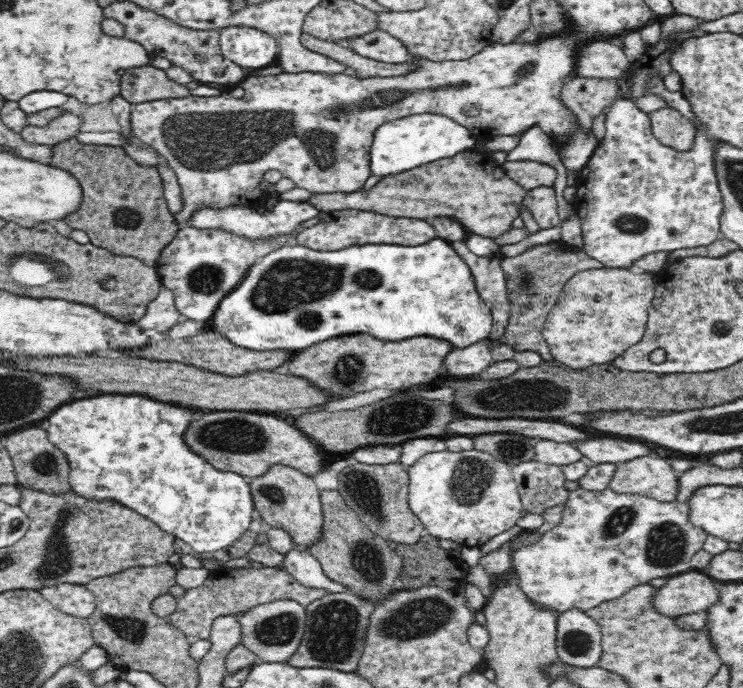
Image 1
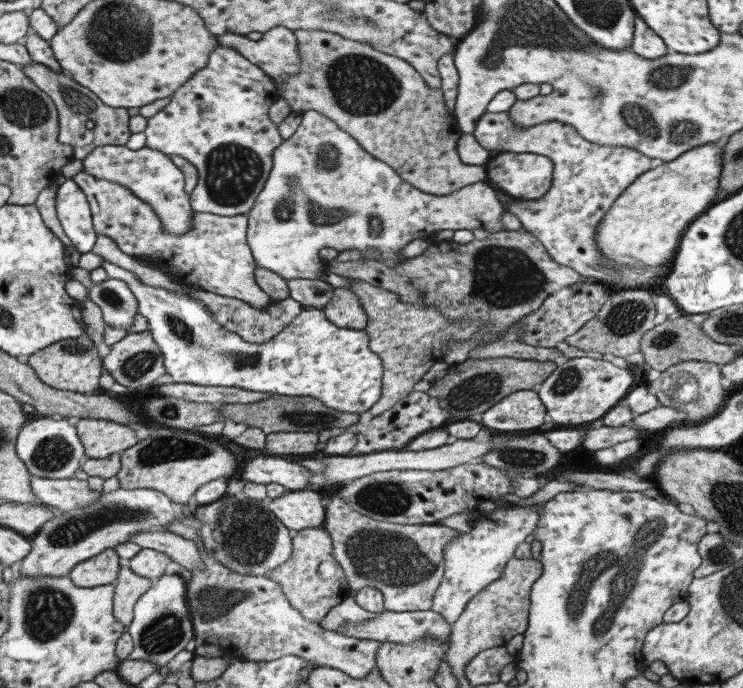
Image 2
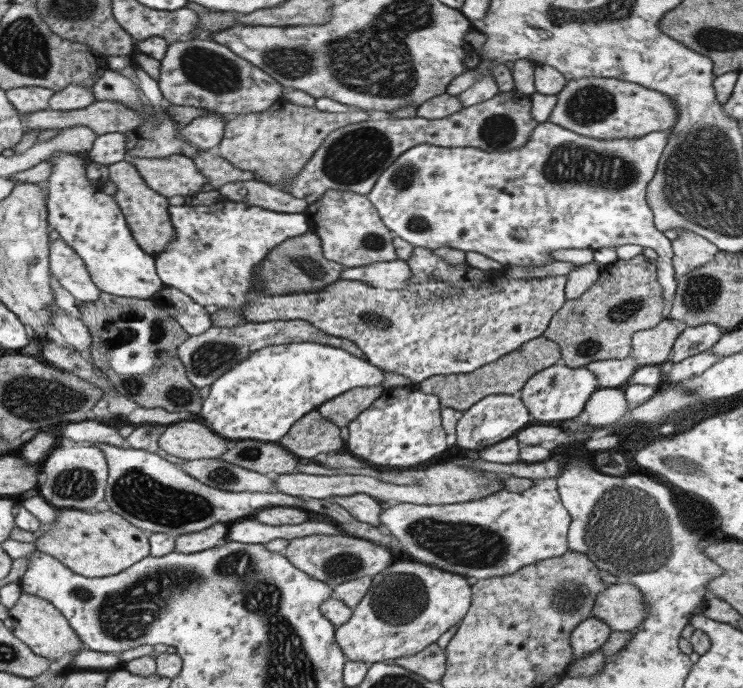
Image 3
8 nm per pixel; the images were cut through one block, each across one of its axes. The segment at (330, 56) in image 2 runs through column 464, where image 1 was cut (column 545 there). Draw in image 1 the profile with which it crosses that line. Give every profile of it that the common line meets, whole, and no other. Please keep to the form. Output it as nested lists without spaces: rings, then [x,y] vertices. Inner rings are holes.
[[[530,160],[506,161],[501,167],[514,182],[523,186],[527,191],[538,186],[554,186],[556,169],[548,164]]]

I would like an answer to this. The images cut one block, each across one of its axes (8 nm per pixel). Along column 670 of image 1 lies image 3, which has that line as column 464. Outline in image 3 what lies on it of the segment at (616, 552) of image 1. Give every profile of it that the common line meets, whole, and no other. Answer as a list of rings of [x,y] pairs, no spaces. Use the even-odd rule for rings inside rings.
[[[534,478],[533,485],[527,490],[523,490],[520,494],[513,494],[513,492],[505,492],[499,490],[495,494],[489,494],[485,498],[479,500],[471,500],[471,502],[453,503],[449,505],[420,505],[407,503],[394,503],[387,510],[381,510],[380,522],[385,526],[387,532],[395,539],[396,544],[401,546],[401,551],[404,552],[411,561],[429,565],[433,568],[439,568],[443,571],[460,574],[465,578],[473,576],[476,579],[491,578],[494,576],[505,576],[517,572],[523,566],[529,566],[547,558],[559,557],[565,554],[568,550],[567,532],[570,524],[570,517],[567,510],[560,502],[559,494],[557,494],[556,478]]]

